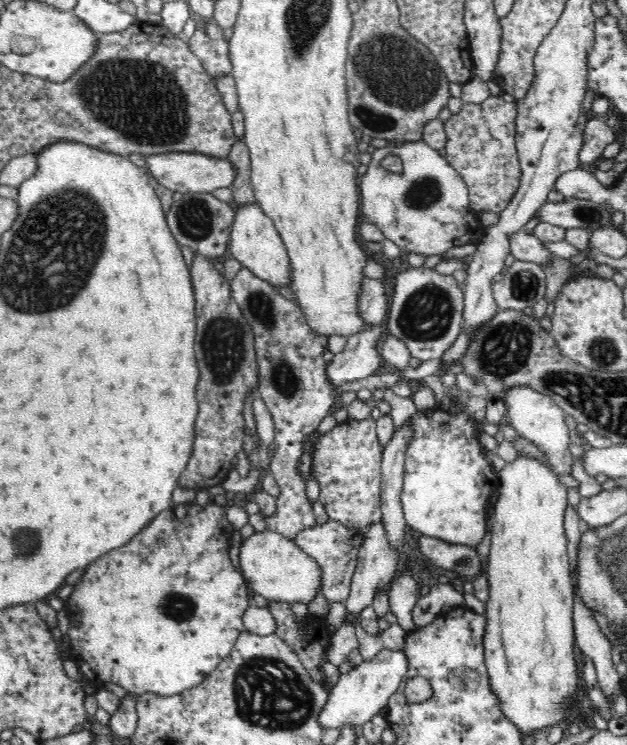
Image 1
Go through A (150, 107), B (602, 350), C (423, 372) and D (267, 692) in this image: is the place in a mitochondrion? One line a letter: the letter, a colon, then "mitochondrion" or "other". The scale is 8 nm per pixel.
A: mitochondrion
B: mitochondrion
C: other
D: mitochondrion

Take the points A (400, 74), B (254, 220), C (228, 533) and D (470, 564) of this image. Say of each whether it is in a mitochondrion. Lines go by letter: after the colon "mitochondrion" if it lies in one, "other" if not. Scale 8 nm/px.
A: mitochondrion
B: other
C: other
D: mitochondrion

